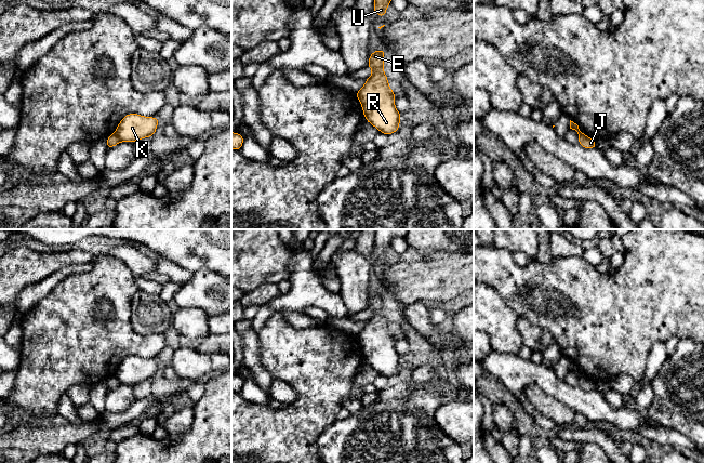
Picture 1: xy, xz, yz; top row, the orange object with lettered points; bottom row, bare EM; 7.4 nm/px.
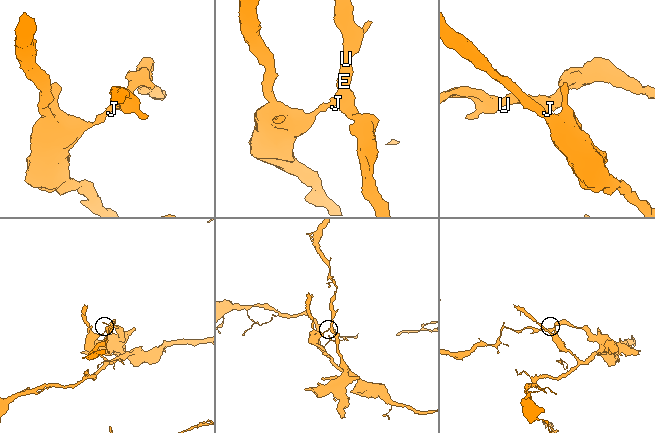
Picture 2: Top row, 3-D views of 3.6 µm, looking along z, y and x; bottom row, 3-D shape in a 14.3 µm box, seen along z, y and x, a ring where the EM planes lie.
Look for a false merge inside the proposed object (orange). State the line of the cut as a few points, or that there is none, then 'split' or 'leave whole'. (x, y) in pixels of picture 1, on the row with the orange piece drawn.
cut xy (114, 133), (120, 141); split

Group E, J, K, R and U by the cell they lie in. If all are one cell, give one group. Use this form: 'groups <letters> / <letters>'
groups E K R U / J

